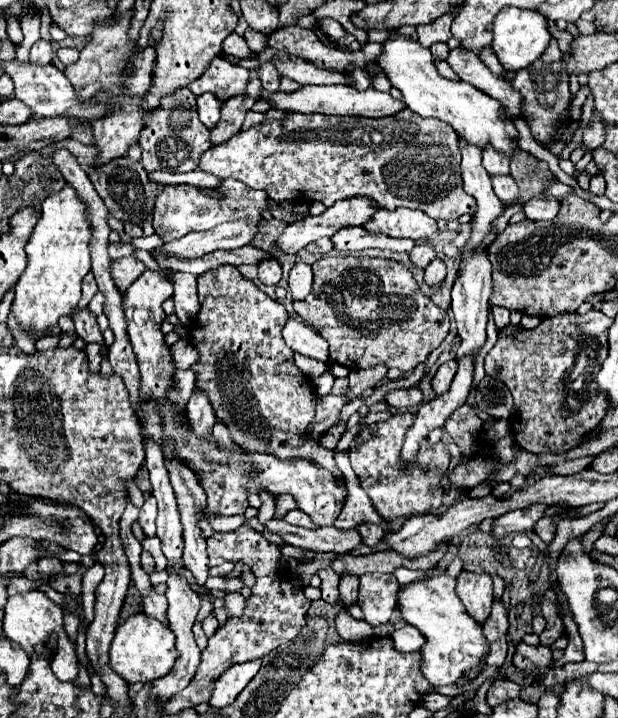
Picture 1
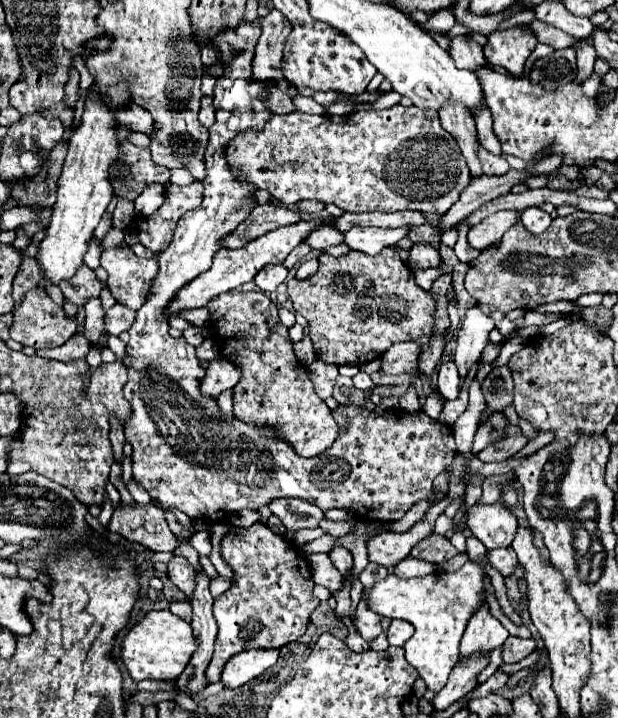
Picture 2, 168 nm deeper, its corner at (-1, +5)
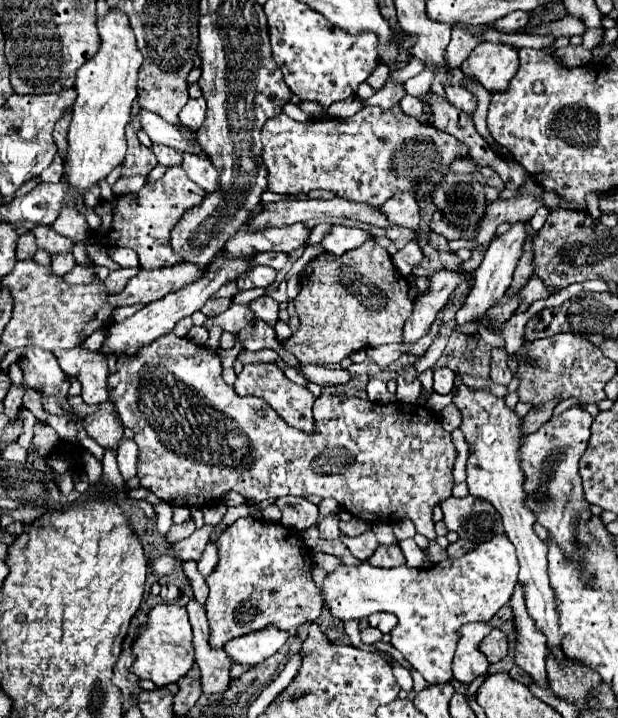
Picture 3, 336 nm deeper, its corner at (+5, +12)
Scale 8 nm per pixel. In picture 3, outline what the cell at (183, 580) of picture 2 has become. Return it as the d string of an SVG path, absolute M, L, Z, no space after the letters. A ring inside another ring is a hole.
M190 600L186 606L190 614L190 624L194 630L194 650L196 650L196 666L200 668L200 686L204 694L222 694L230 686L230 666L232 660L224 648L212 648L208 642L210 628L206 610Z

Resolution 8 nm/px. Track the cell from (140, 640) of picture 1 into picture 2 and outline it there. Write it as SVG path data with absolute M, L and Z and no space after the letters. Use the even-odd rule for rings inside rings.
M162 609L162 611L150 611L140 623L136 623L126 633L122 641L120 659L134 681L142 679L172 681L180 677L180 673L186 669L194 651L196 651L196 641L192 635L192 627L184 619L170 613L168 609Z

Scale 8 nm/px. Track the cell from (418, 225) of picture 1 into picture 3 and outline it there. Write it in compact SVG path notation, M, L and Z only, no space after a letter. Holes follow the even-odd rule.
M332 226L320 244L322 244L324 252L330 252L334 256L342 256L348 250L360 248L360 244L364 244L364 240L370 240L370 236L364 230L346 228L346 226Z

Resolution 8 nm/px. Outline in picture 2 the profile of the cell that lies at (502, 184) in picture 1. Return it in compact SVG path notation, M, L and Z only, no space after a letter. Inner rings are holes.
M486 149L478 151L482 155L482 169L486 175L506 175L510 165L506 163L504 157L496 157L496 155L490 155L486 153Z

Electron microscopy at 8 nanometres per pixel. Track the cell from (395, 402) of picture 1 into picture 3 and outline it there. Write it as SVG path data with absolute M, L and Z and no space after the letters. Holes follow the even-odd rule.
M298 364L296 370L300 370L300 374L308 380L314 382L318 386L338 386L338 384L346 384L350 382L350 374L344 368L326 368L326 366L316 366L316 364Z

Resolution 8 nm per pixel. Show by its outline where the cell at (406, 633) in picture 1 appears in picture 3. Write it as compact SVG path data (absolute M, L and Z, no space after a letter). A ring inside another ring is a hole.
M378 612L378 614L372 614L366 618L370 626L378 628L382 634L388 634L394 626L396 626L396 616L392 614L386 614L386 612Z

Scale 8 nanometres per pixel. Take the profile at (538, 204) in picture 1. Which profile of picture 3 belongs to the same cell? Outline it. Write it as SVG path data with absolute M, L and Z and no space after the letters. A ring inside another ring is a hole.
M516 222L516 224L512 224L512 228L506 234L498 236L490 244L490 248L484 254L484 260L482 260L480 268L476 270L474 288L470 290L470 296L466 298L464 306L456 314L456 322L458 324L468 324L468 322L472 322L476 318L482 318L484 316L484 308L488 308L488 304L492 304L492 300L496 300L496 296L502 296L504 288L510 288L512 274L514 274L514 268L518 264L518 258L522 256L522 244L524 244L524 240L528 236L528 230L532 232L528 222Z

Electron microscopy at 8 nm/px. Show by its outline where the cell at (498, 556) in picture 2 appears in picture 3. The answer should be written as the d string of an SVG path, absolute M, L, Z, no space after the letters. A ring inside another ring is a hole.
M506 532L494 536L488 542L476 546L474 552L462 558L446 558L432 568L374 568L368 562L358 566L338 566L330 572L322 584L324 606L338 620L362 620L374 612L390 612L398 618L396 628L392 628L390 644L424 676L428 684L442 684L452 680L452 658L456 642L460 638L460 628L470 622L488 622L494 614L510 600L512 590L518 582L518 560L516 548L508 540Z

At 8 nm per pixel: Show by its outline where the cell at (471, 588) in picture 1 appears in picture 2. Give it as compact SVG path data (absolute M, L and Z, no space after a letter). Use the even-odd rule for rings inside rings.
M482 603L470 617L466 625L466 633L462 637L460 657L478 653L478 651L492 651L508 639L508 631L504 625L492 617L490 607Z

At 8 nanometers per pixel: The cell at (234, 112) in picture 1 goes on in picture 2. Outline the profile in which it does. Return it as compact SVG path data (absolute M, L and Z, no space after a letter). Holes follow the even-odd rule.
M270 11L266 17L260 19L262 35L258 39L256 51L254 51L254 63L252 63L252 75L256 81L268 81L276 79L280 81L282 75L282 53L286 35L290 35L292 25L286 21L280 11Z

